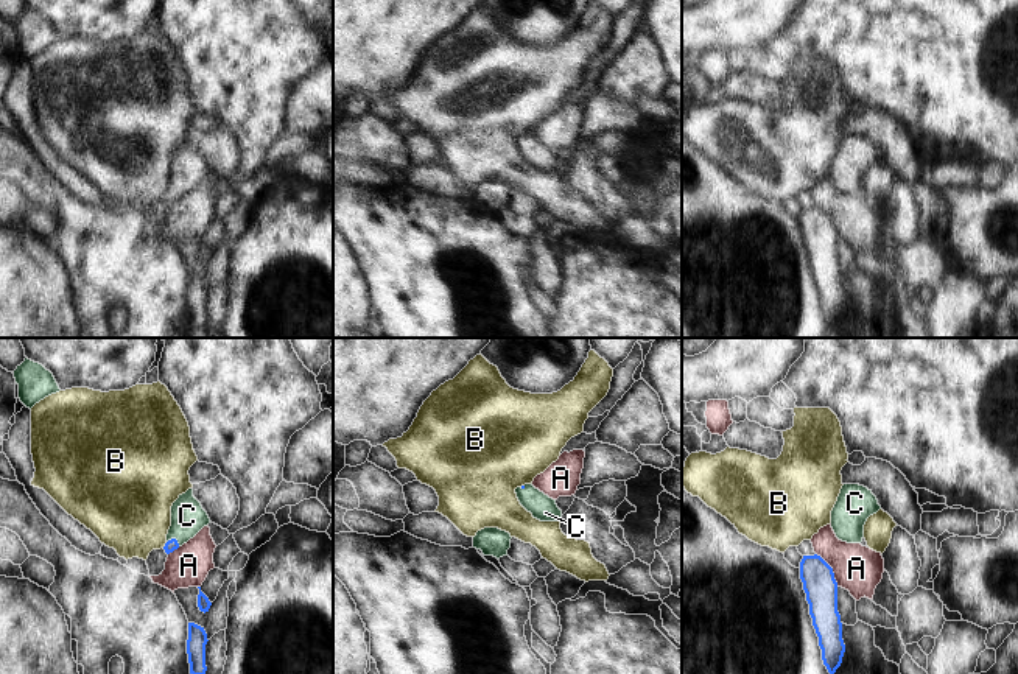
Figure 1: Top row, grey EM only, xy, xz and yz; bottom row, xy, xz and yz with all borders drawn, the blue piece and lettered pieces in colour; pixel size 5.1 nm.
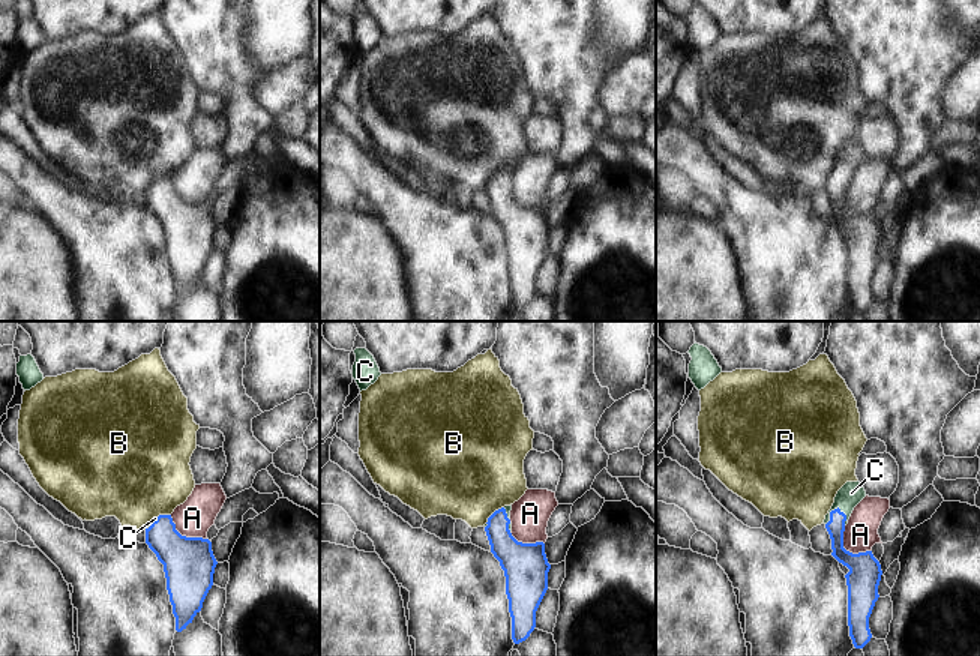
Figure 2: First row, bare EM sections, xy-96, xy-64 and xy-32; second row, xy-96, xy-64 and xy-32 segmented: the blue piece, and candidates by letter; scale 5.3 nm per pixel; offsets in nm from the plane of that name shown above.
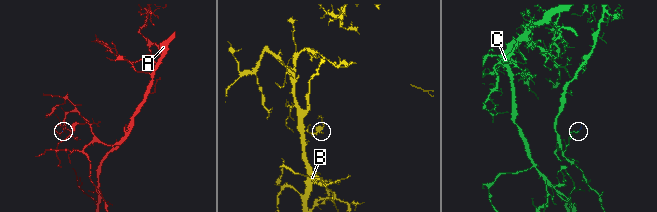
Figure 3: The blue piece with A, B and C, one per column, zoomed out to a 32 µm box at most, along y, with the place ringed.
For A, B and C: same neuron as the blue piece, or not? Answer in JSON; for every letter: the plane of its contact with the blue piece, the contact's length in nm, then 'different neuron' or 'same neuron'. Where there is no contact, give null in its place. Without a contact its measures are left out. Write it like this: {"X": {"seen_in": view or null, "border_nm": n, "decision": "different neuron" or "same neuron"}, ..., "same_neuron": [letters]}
{"A": {"seen_in": "yz", "border_nm": 200, "decision": "different neuron"}, "B": {"seen_in": "xy", "border_nm": 40, "decision": "different neuron"}, "C": {"seen_in": "xy", "border_nm": 80, "decision": "same neuron"}, "same_neuron": ["C"]}

